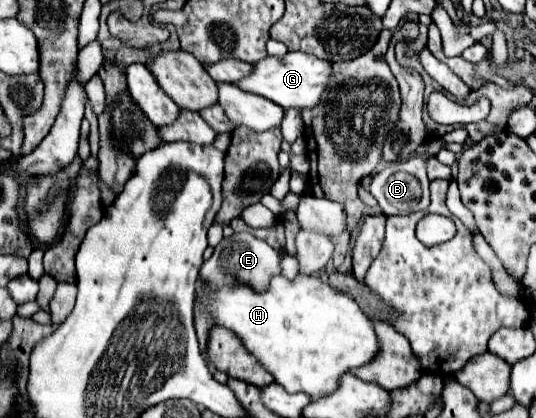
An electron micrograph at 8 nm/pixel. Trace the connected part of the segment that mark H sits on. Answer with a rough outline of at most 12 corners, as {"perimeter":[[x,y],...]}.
{"perimeter":[[318,276],[206,290],[288,392],[328,396],[380,352],[372,320]]}

